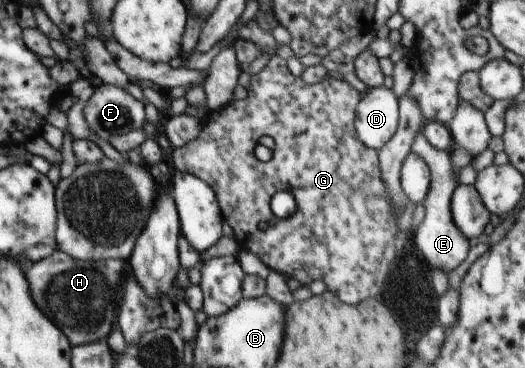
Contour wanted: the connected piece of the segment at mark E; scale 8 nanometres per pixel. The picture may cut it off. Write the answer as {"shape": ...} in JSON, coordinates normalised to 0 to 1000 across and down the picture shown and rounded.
{"shape":[[[804,353],[792,364],[785,413],[798,421],[813,446],[821,470],[821,500],[811,541],[806,546],[810,587],[804,606],[789,633],[789,660],[804,682],[817,720],[838,731],[853,745],[861,731],[869,731],[884,704],[891,698],[897,660],[893,649],[876,628],[863,598],[859,582],[859,535],[872,497],[872,484],[861,462],[859,421],[851,408],[836,408],[819,394],[806,370]]]}

